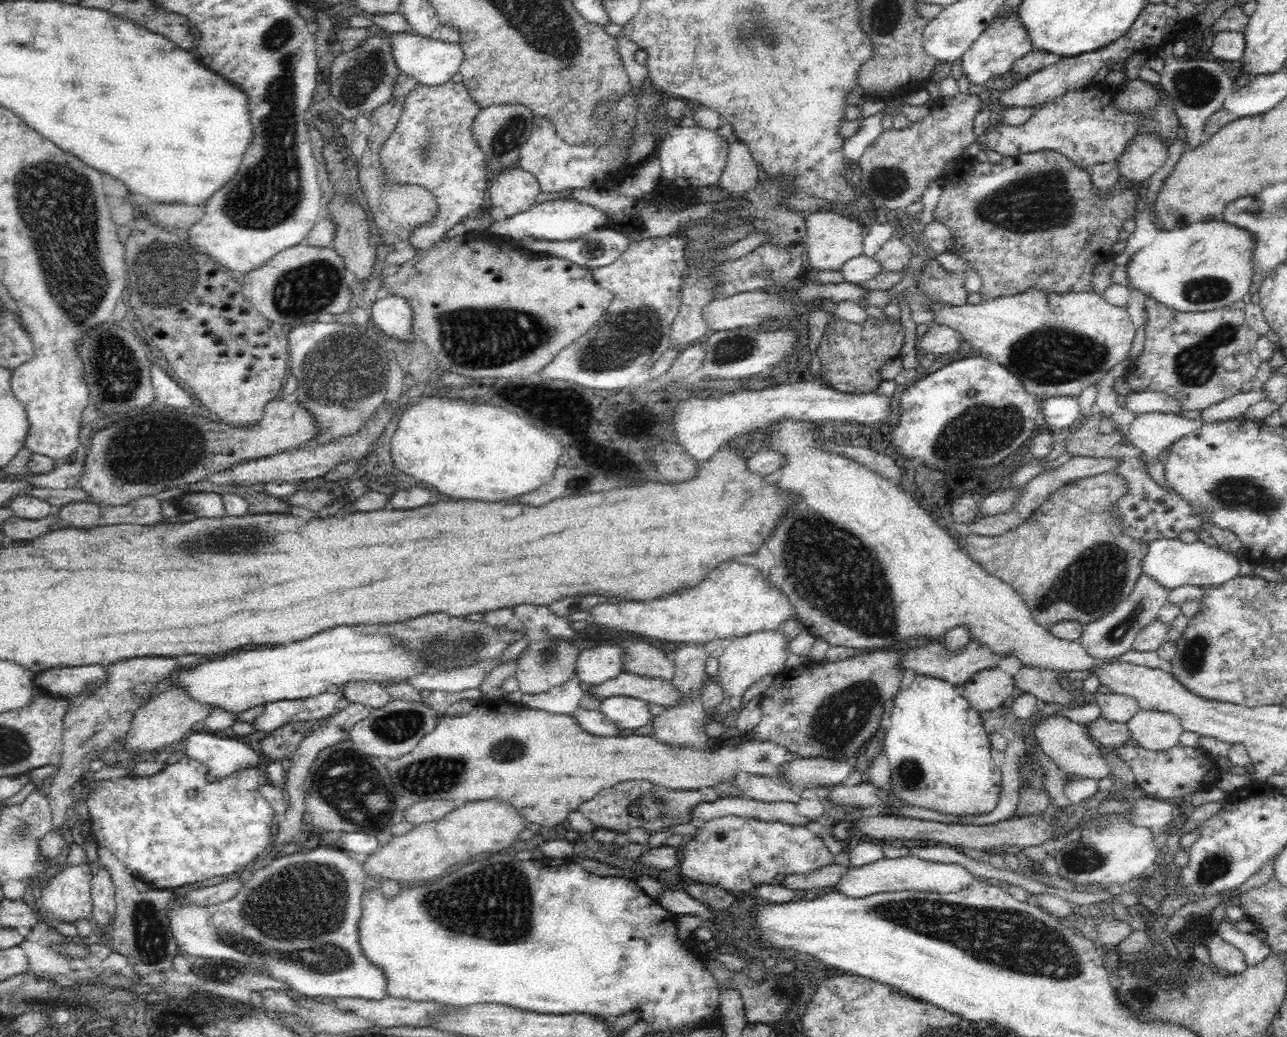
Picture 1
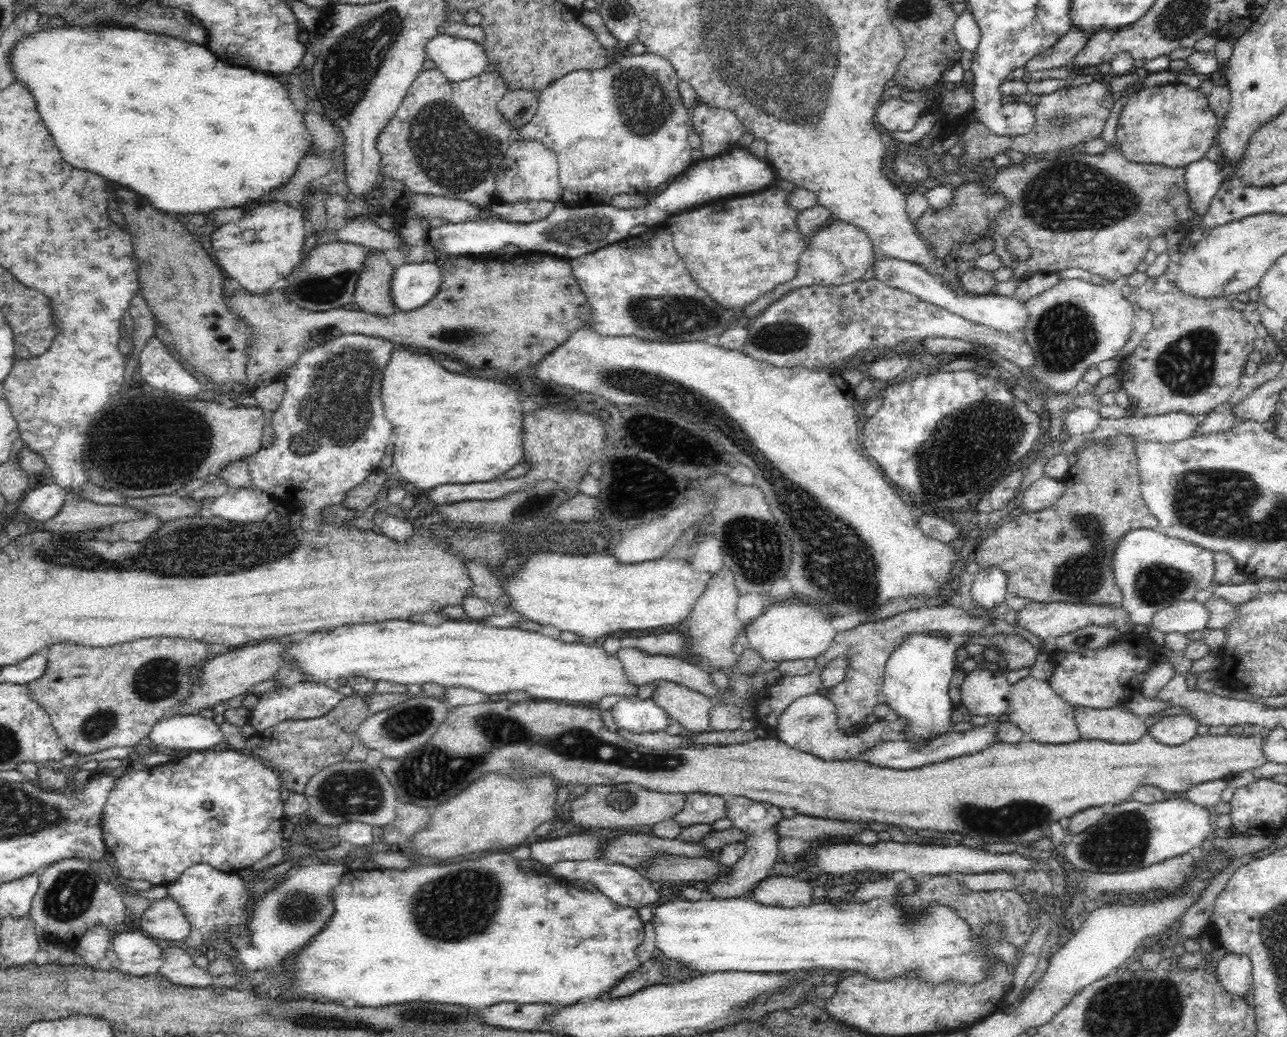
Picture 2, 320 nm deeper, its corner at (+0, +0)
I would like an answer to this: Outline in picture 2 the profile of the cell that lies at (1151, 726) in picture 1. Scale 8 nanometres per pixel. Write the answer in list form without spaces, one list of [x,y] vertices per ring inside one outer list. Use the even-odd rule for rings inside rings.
[[[1168,715],[1162,720],[1157,719],[1149,729],[1149,733],[1160,743],[1166,745],[1182,745],[1196,735],[1198,723],[1192,716]]]

